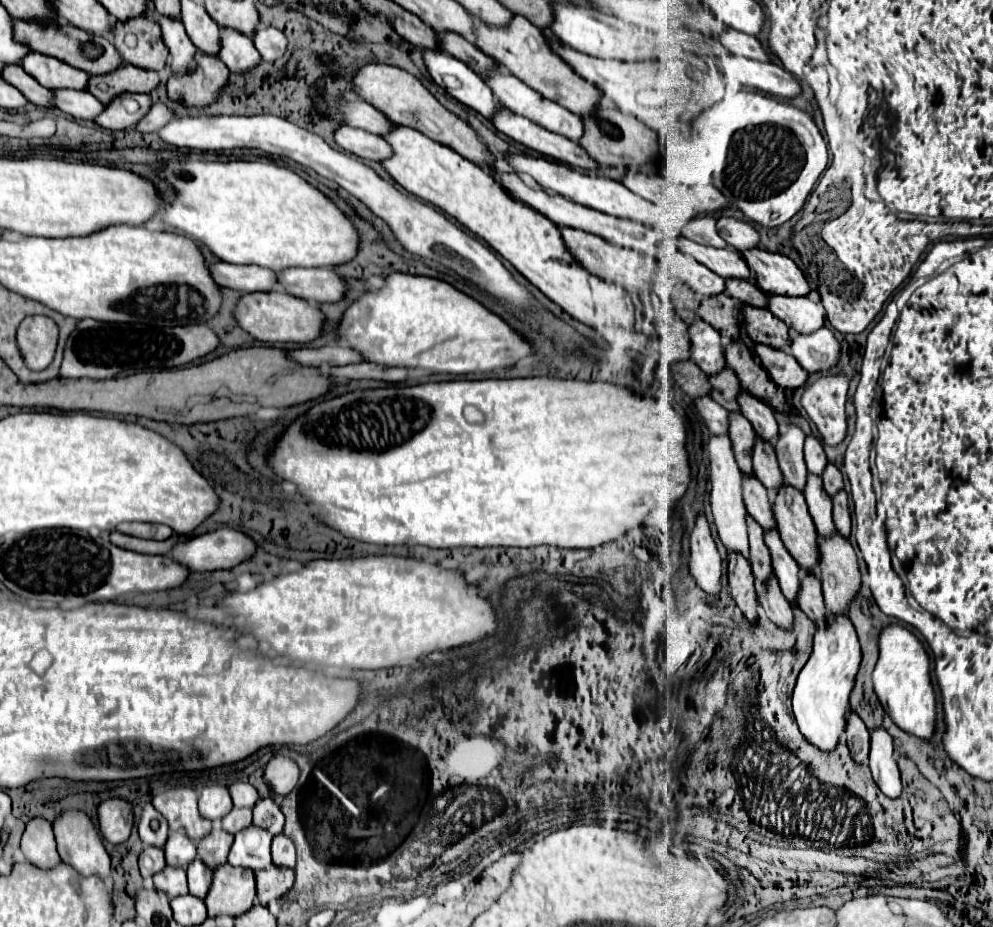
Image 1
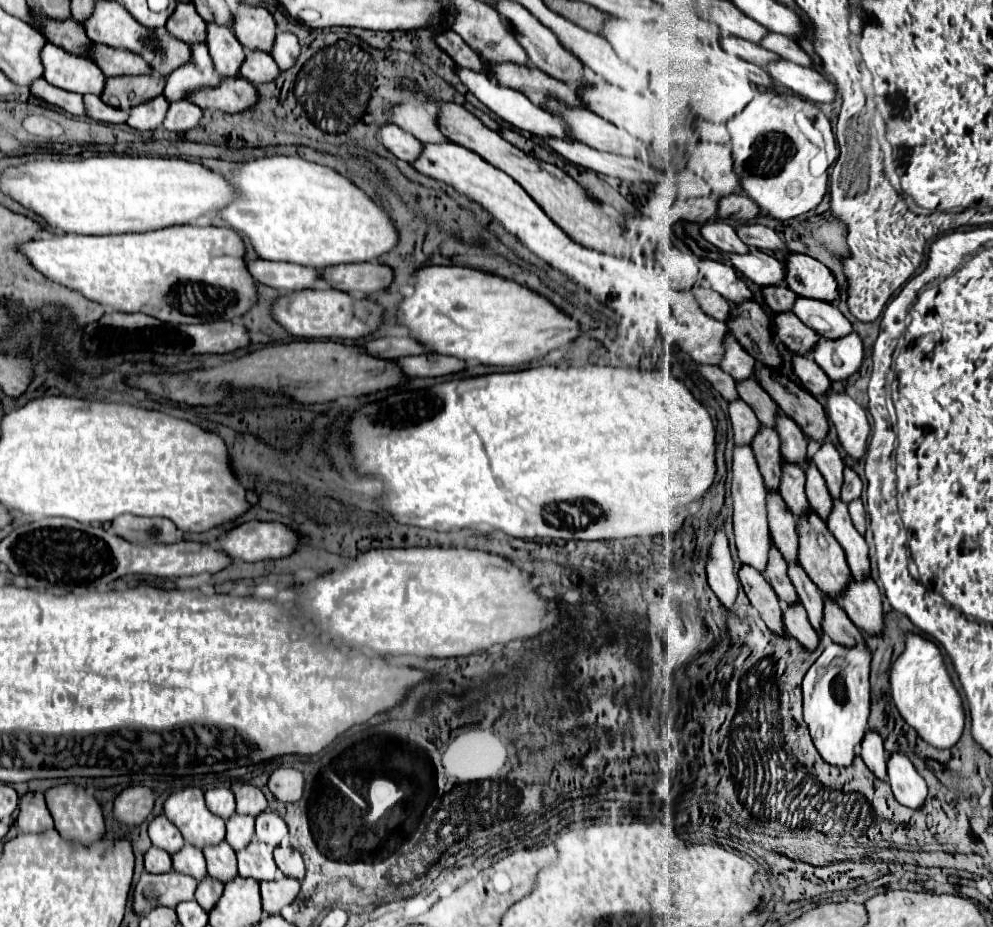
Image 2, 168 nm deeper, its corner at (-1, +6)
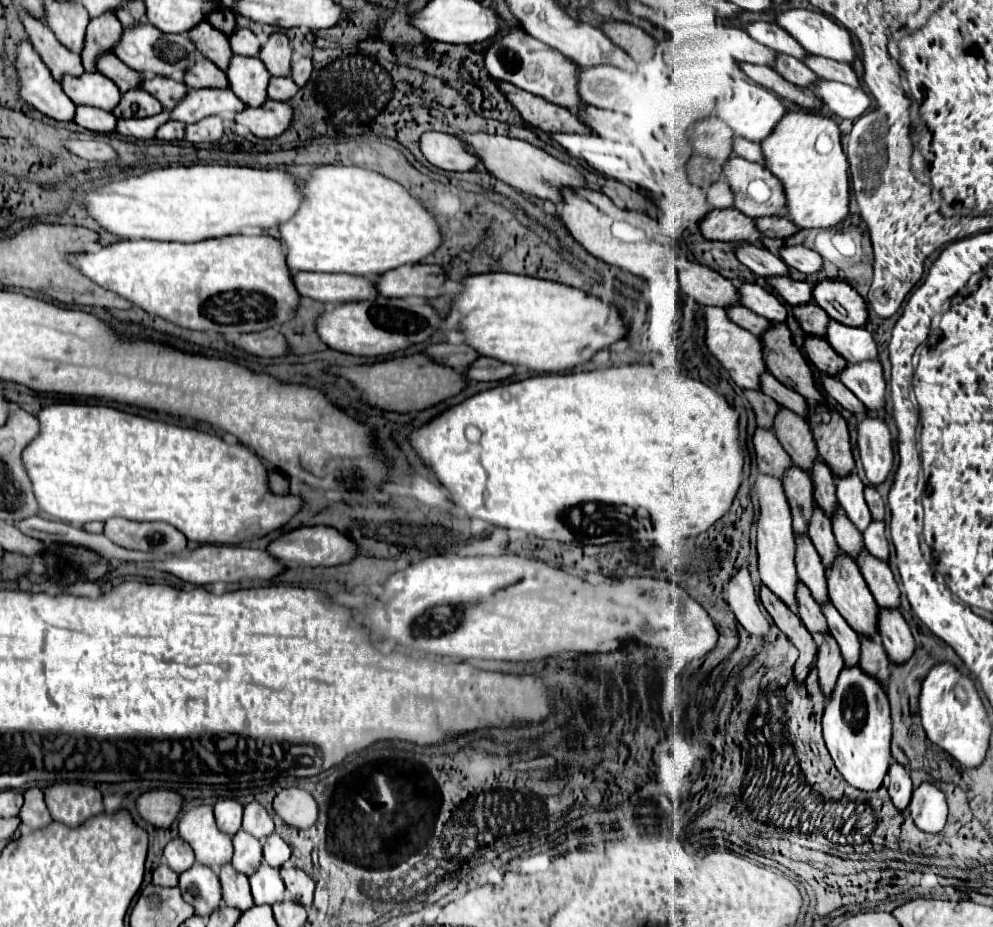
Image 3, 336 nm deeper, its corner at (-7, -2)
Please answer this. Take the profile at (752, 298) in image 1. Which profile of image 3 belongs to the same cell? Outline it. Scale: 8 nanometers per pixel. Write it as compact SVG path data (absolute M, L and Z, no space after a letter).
M804 303L804 307L792 307L792 315L796 317L796 321L800 323L800 327L808 335L820 335L820 337L824 337L826 323L828 323L830 317L816 303Z

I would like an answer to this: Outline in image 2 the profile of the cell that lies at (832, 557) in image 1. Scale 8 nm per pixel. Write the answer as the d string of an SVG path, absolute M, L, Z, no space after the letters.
M866 579L862 583L852 581L838 599L838 603L854 621L854 625L866 635L876 637L884 633L882 593L872 579Z

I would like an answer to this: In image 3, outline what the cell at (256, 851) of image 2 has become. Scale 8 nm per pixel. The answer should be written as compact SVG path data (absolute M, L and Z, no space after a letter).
M262 863L248 879L256 905L264 905L264 903L272 905L286 899L286 887L278 869L272 869L266 863Z

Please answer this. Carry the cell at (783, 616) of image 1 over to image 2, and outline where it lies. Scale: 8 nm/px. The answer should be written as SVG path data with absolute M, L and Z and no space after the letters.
M794 605L784 613L784 625L788 635L796 637L808 651L816 651L820 645L820 637L808 621L808 613L802 605Z

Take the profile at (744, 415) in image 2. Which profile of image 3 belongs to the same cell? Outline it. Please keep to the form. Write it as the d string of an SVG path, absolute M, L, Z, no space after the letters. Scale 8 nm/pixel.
M758 427L754 431L752 443L754 443L754 451L756 451L756 463L762 473L768 473L768 475L774 475L780 479L784 475L784 471L792 465L790 455L784 453L780 441L774 437L772 431L764 431L762 427Z

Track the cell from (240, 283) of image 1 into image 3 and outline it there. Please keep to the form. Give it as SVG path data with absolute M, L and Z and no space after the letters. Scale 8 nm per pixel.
M292 273L294 287L302 297L310 297L322 303L344 303L356 299L376 297L376 289L370 279L346 275L346 273Z

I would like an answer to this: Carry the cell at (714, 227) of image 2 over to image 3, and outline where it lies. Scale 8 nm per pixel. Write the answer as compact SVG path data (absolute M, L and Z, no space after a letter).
M740 243L734 249L734 255L742 265L746 265L752 273L756 273L760 277L786 275L788 273L786 263L778 255L770 253L768 249L762 249L762 247L756 247L750 243Z

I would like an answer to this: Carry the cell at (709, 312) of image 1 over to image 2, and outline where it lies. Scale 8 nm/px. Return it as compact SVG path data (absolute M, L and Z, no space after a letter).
M748 301L748 313L746 315L730 315L726 321L730 323L730 331L736 337L736 341L750 353L758 363L770 369L782 367L782 355L772 343L772 317L768 311L764 311L756 301Z

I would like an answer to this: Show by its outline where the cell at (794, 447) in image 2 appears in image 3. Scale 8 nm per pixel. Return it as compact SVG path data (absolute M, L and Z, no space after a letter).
M816 459L816 463L812 463L812 471L808 471L812 485L814 485L814 499L816 503L826 511L826 515L832 513L832 509L836 507L836 485L834 485L834 473L830 471L830 467Z

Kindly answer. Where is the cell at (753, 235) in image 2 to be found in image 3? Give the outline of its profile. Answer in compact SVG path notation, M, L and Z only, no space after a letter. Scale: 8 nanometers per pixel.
M804 245L780 247L778 255L784 259L784 263L788 267L794 267L802 273L816 273L816 271L822 269L822 257L816 251L804 247Z

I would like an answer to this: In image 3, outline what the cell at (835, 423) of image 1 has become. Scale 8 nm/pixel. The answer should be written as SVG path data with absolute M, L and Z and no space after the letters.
M874 417L862 419L858 423L858 449L868 481L882 483L894 469L892 437L886 423Z

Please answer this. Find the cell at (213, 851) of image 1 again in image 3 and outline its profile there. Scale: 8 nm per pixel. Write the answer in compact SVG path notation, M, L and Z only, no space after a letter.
M226 863L220 867L220 885L222 885L222 901L230 907L238 907L238 909L248 909L254 905L252 895L250 895L250 885L248 885L248 877L240 875L240 871L236 871L232 867L232 863Z

